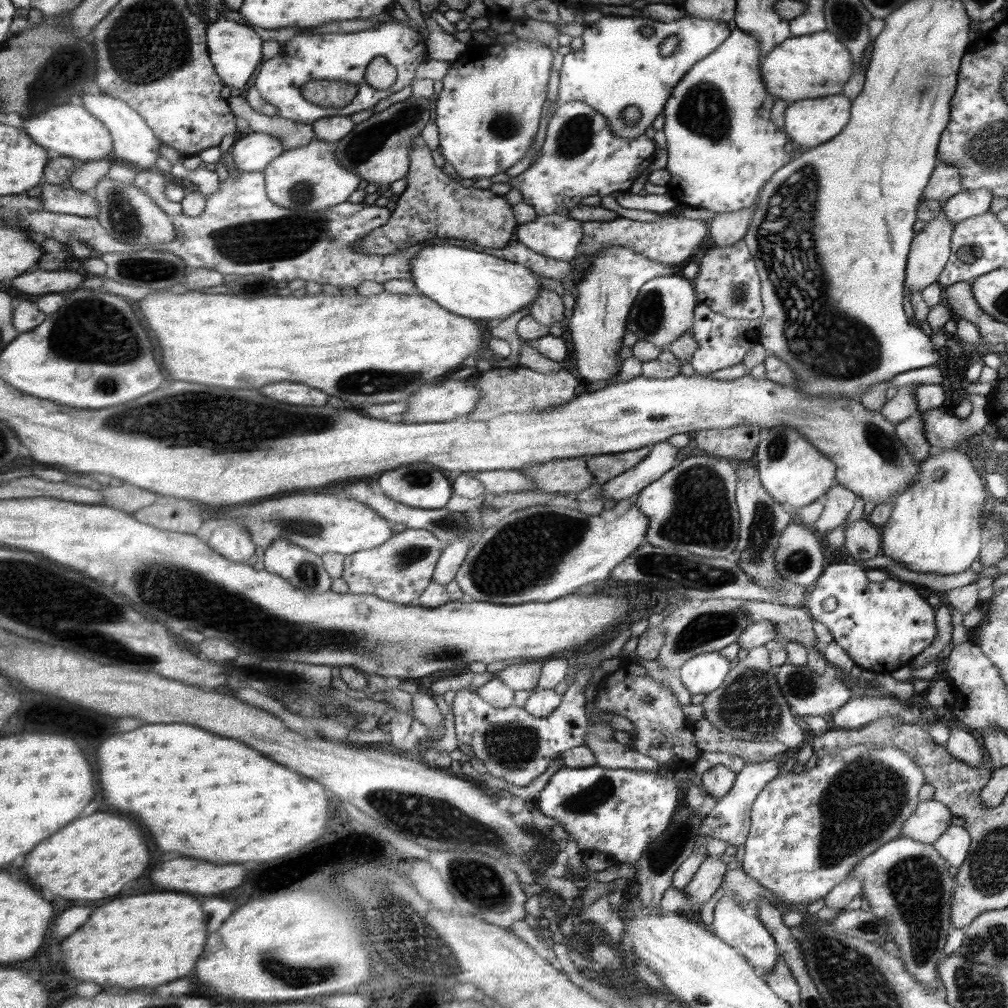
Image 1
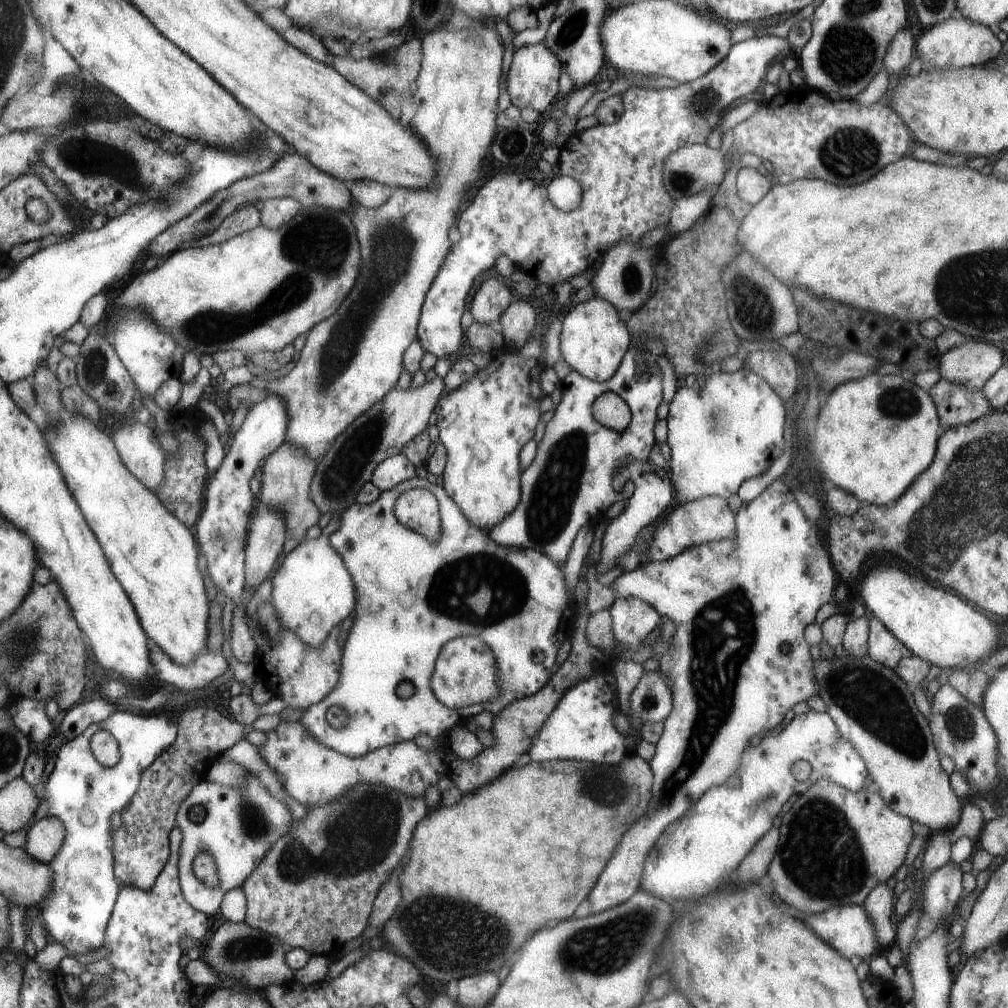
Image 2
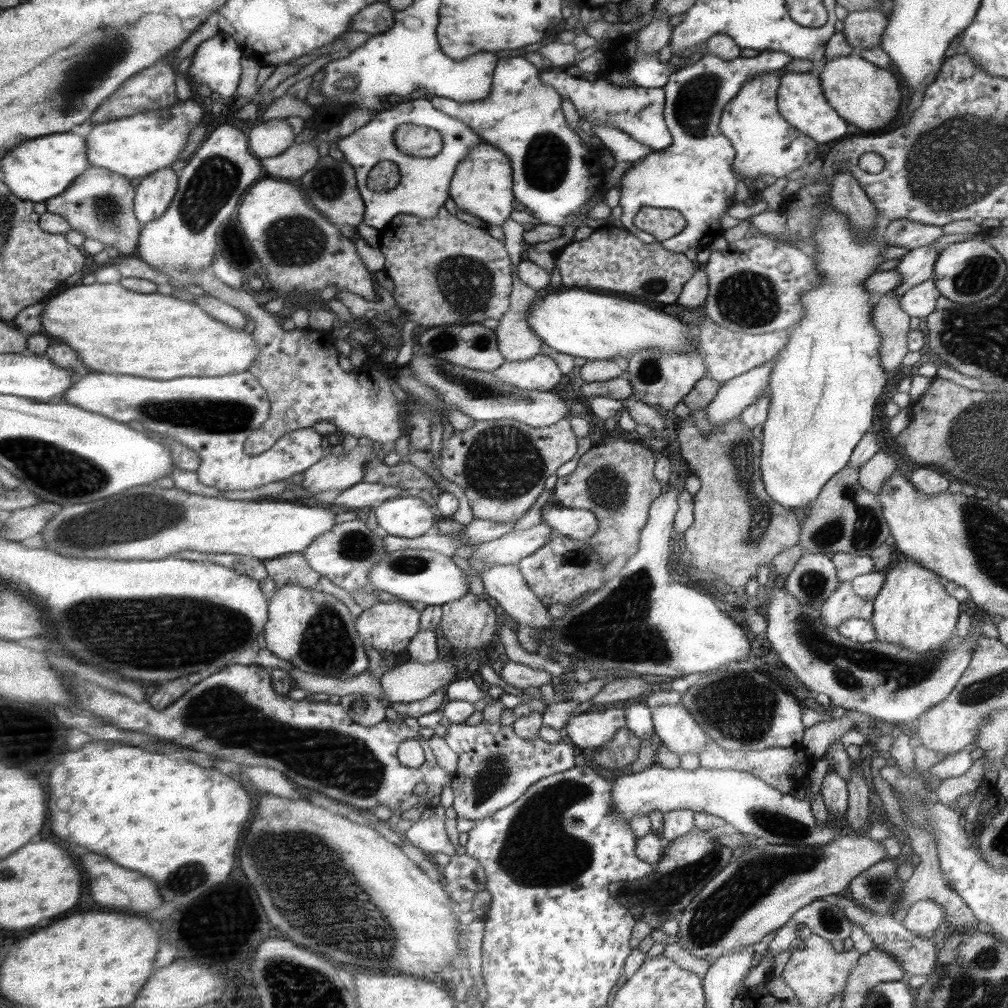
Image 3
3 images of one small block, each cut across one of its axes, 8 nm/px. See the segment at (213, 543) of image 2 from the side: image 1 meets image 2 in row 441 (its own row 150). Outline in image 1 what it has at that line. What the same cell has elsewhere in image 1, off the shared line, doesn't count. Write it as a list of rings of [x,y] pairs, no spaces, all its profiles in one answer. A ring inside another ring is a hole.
[[[256,131],[244,135],[230,148],[235,164],[232,167],[249,173],[263,172],[276,156],[284,152],[278,137]]]

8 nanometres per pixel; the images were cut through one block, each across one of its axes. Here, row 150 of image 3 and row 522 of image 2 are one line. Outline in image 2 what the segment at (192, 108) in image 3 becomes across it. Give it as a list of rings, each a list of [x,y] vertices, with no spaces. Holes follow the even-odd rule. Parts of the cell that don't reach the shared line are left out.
[[[65,416],[56,426],[45,429],[51,449],[65,472],[70,488],[78,499],[90,526],[101,539],[114,572],[122,581],[126,594],[137,607],[142,626],[154,645],[158,645],[175,663],[191,665],[197,654],[205,650],[209,638],[210,606],[204,592],[204,580],[198,572],[198,549],[194,534],[175,516],[165,503],[122,462],[117,442],[88,417]]]

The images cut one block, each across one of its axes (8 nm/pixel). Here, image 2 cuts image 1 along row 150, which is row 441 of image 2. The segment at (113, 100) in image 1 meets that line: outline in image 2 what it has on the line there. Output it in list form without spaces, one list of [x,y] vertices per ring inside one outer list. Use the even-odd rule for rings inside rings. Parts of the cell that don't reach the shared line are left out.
[[[138,422],[122,426],[113,437],[121,451],[122,462],[137,479],[157,492],[165,482],[164,449],[160,448],[154,432]]]

